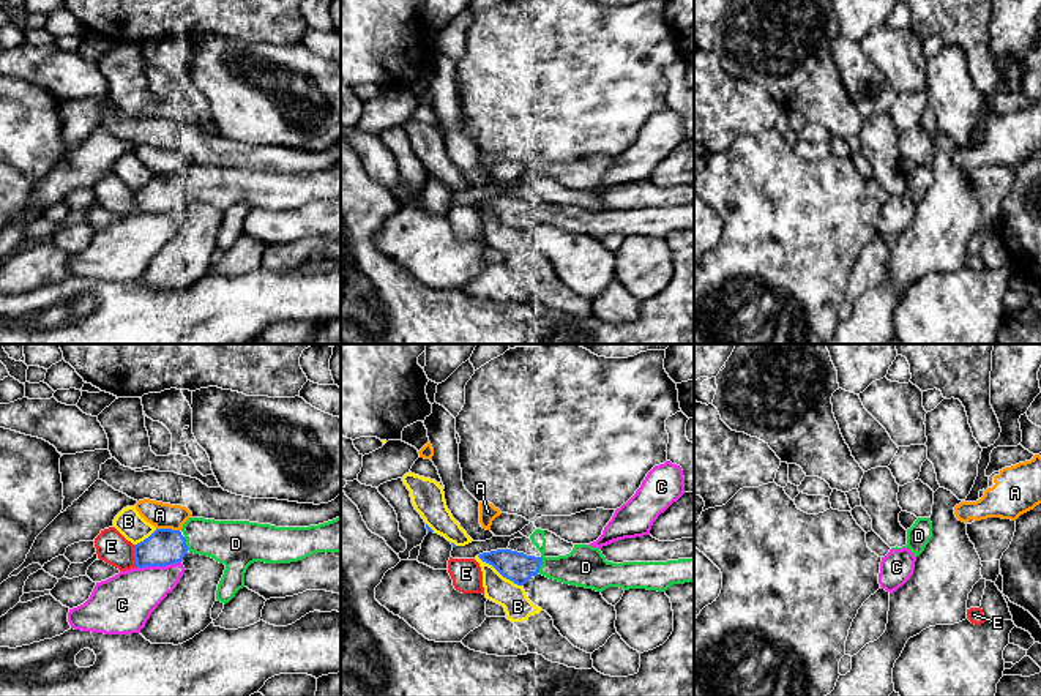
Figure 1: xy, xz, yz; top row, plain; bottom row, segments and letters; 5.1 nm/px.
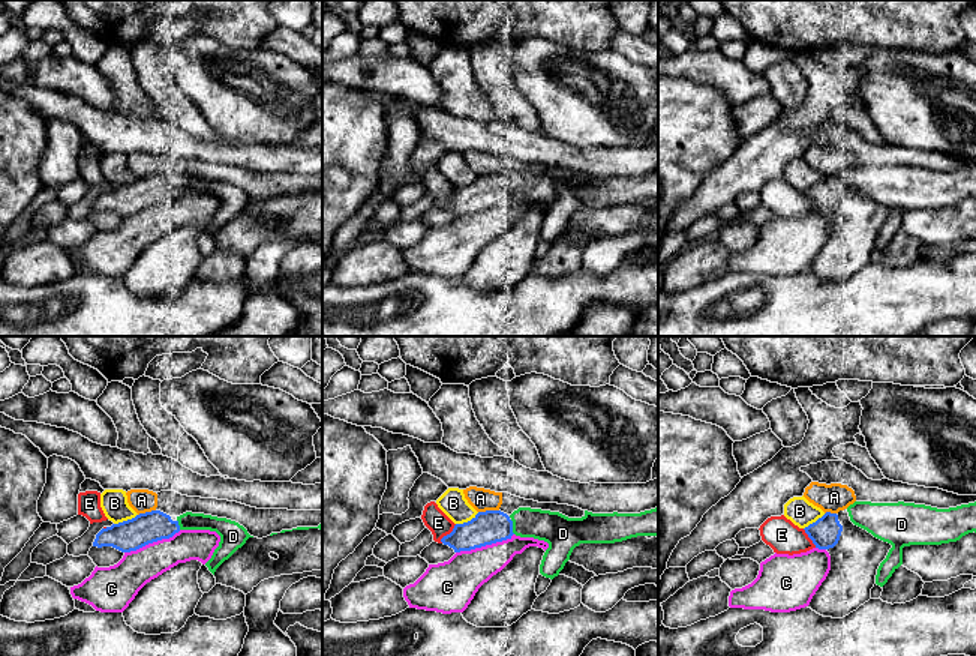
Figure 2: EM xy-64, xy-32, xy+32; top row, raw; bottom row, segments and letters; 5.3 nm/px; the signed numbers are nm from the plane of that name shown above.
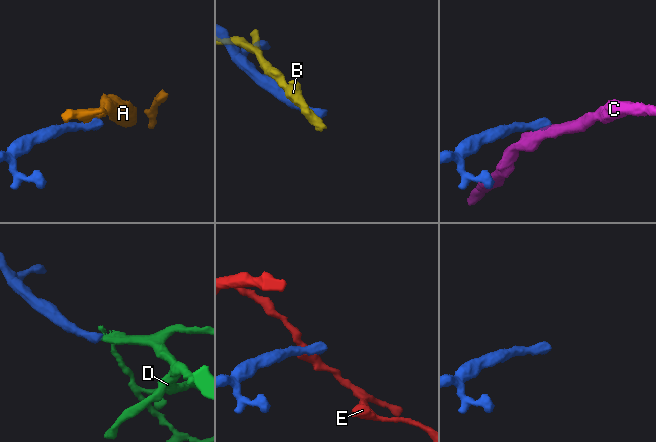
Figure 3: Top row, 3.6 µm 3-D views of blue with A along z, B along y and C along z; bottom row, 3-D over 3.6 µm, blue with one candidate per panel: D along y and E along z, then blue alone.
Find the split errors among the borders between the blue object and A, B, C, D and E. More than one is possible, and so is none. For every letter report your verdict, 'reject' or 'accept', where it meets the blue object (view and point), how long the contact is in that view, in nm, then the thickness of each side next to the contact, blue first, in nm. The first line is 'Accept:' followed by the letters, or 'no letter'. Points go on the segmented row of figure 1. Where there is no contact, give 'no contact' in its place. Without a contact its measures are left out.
Accept: D
A: reject; meets blue in xy at (167, 529); contact 120 nm long; 190 nm thick on the blue side, 130 nm on the other
B: reject; meets blue in xz at (500, 573); contact 280 nm long; 160 nm thick on the blue side, 140 nm on the other
C: reject; meets blue in xy at (158, 565); contact 220 nm long; 190 nm thick on the blue side, 300 nm on the other
D: accept; meets blue in xz at (541, 562); contact 90 nm long; 160 nm thick on the blue side, 200 nm on the other
E: reject; meets blue in xy at (134, 556); contact 120 nm long; 190 nm thick on the blue side, 160 nm on the other

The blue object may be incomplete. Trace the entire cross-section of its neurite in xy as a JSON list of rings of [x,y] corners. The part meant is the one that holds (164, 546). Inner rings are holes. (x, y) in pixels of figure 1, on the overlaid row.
[[[341,516],[309,527],[189,518],[180,530],[156,529],[134,544],[137,568],[174,565],[188,552],[226,565],[216,590],[216,600],[226,604],[244,587],[244,573],[254,562],[290,563],[319,552],[341,552]]]

